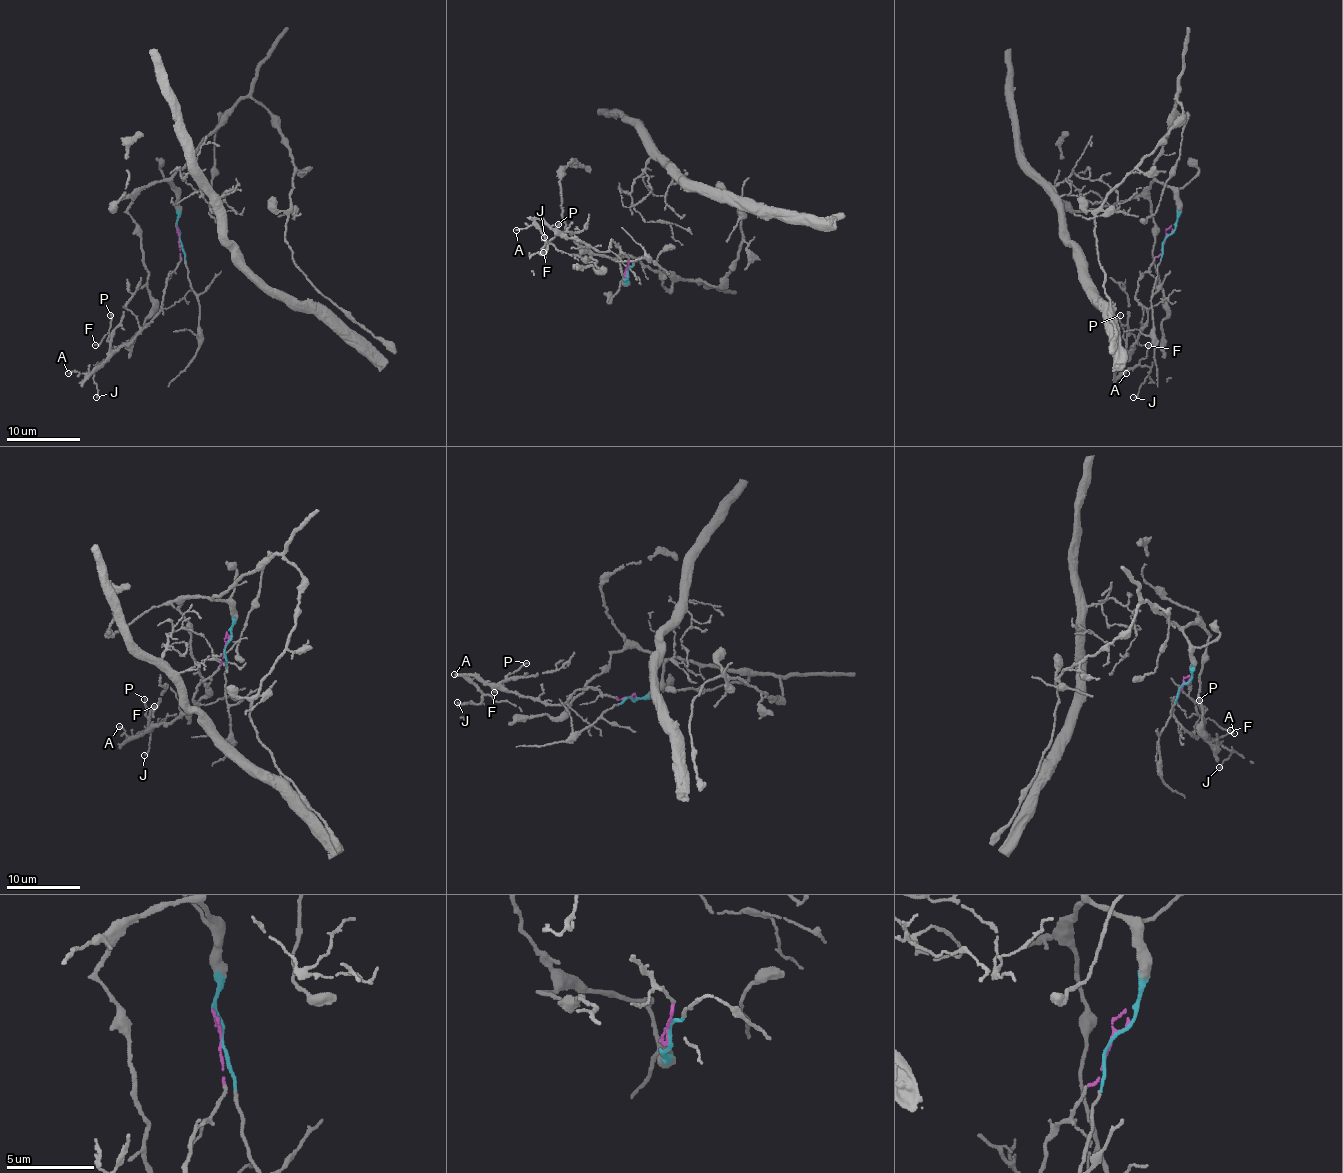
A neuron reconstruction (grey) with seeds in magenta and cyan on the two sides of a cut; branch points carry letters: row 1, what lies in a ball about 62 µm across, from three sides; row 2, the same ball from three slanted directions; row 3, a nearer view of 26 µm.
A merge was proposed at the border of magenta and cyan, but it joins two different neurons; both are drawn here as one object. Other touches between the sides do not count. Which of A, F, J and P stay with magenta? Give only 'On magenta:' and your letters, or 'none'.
On magenta: A, F, J, P

